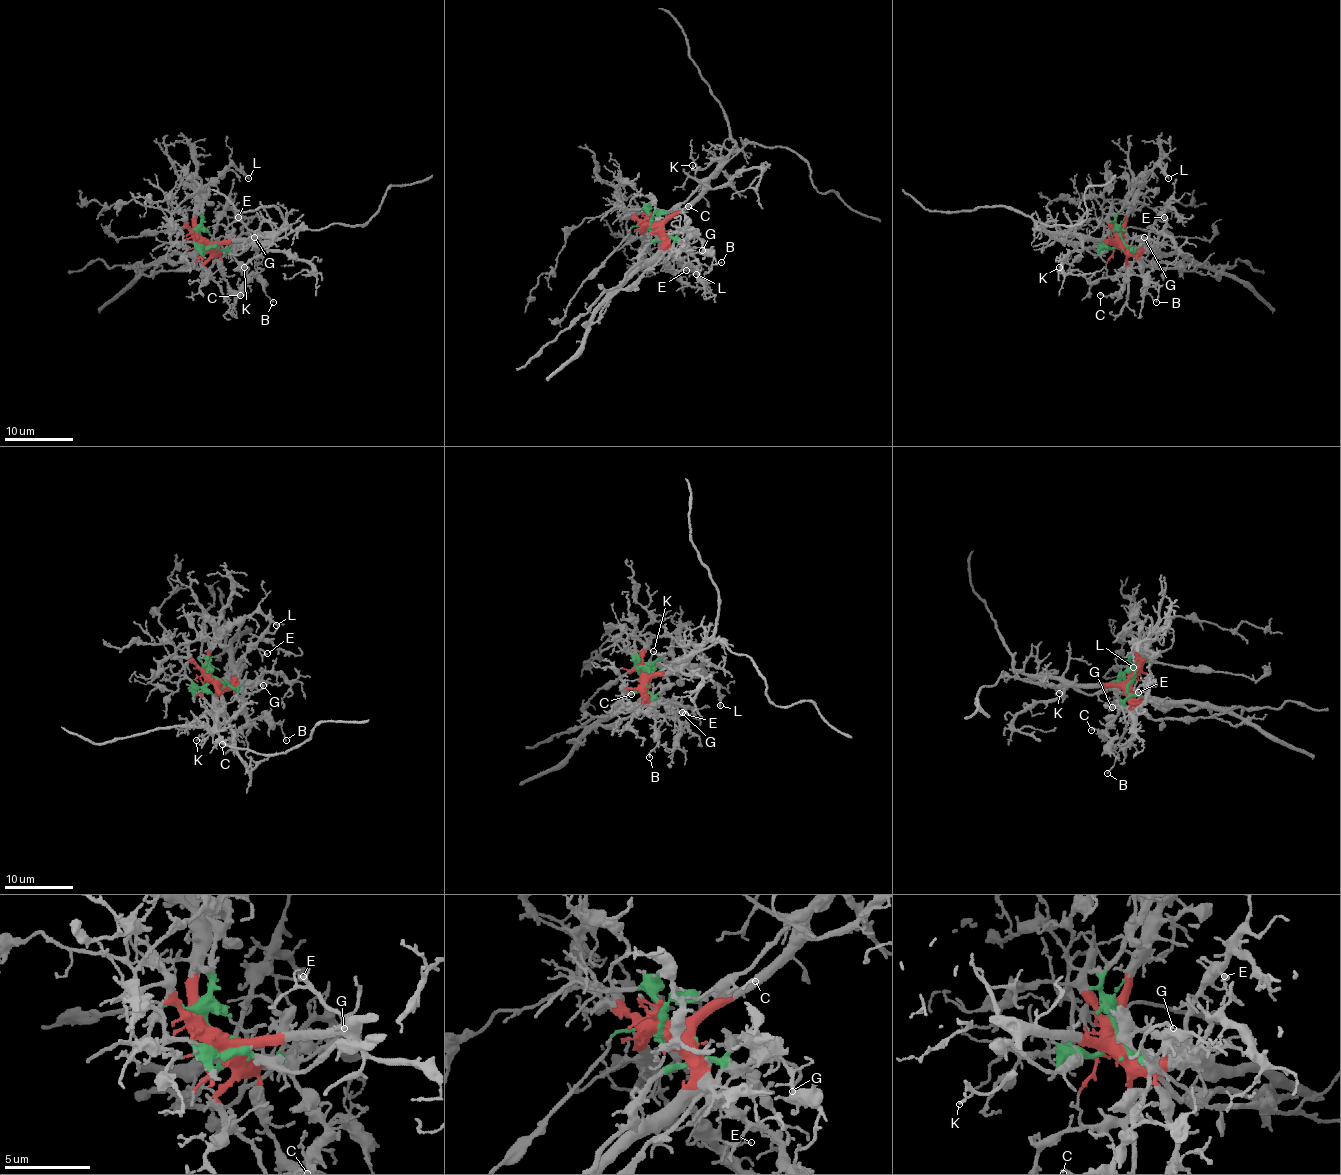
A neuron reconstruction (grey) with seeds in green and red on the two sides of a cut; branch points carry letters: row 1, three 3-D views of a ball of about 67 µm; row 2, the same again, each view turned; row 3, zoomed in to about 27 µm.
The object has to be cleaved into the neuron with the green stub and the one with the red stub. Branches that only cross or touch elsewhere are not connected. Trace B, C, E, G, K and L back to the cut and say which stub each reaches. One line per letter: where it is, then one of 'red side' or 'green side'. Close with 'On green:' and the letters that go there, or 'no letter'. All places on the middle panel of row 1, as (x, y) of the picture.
B: at (721, 262); green side
C: at (688, 206); green side
E: at (686, 270); red side
G: at (702, 250); green side
K: at (692, 165); red side
L: at (696, 274); green side
On green: B, C, G, L

